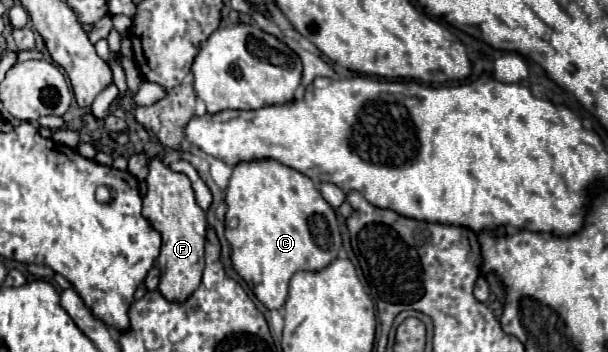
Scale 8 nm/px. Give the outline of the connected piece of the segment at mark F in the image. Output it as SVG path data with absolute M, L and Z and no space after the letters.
M160 159L150 161L150 173L146 177L146 185L148 193L144 197L142 215L162 237L162 249L158 257L158 269L160 269L158 291L170 303L184 303L198 289L204 271L206 213L196 203L190 179L182 173L174 173Z

